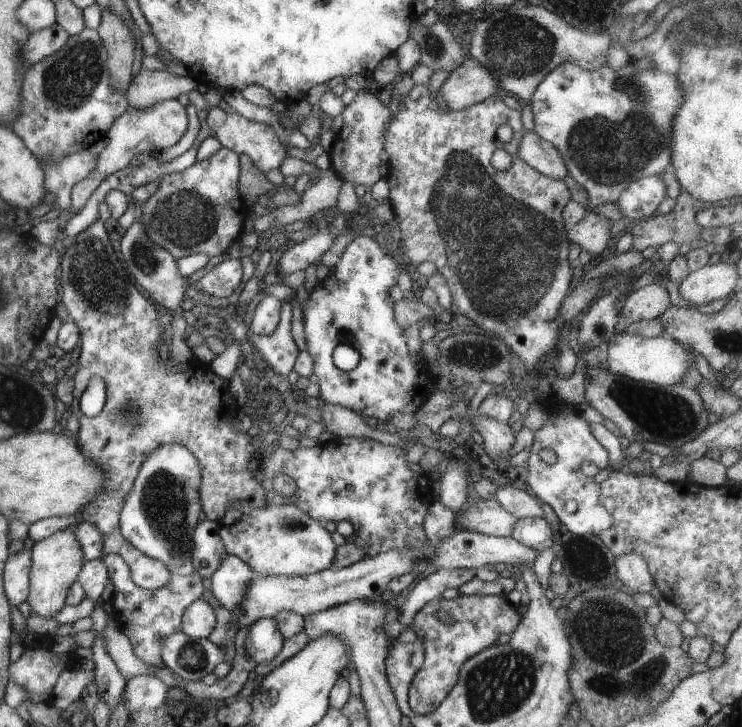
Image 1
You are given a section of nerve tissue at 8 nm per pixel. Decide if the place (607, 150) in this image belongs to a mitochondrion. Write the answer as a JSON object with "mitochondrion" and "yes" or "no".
{"mitochondrion":"yes"}

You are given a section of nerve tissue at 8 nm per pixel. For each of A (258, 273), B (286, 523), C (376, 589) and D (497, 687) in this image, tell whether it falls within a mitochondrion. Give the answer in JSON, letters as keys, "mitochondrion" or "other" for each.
{"A":"other","B":"mitochondrion","C":"other","D":"mitochondrion"}

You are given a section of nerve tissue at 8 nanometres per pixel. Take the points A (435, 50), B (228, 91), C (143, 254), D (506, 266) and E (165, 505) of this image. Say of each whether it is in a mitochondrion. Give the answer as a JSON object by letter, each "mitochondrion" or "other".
{"A":"mitochondrion","B":"other","C":"mitochondrion","D":"mitochondrion","E":"mitochondrion"}

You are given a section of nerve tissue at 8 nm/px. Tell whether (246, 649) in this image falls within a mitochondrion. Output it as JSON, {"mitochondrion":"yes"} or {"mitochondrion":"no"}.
{"mitochondrion":"no"}

